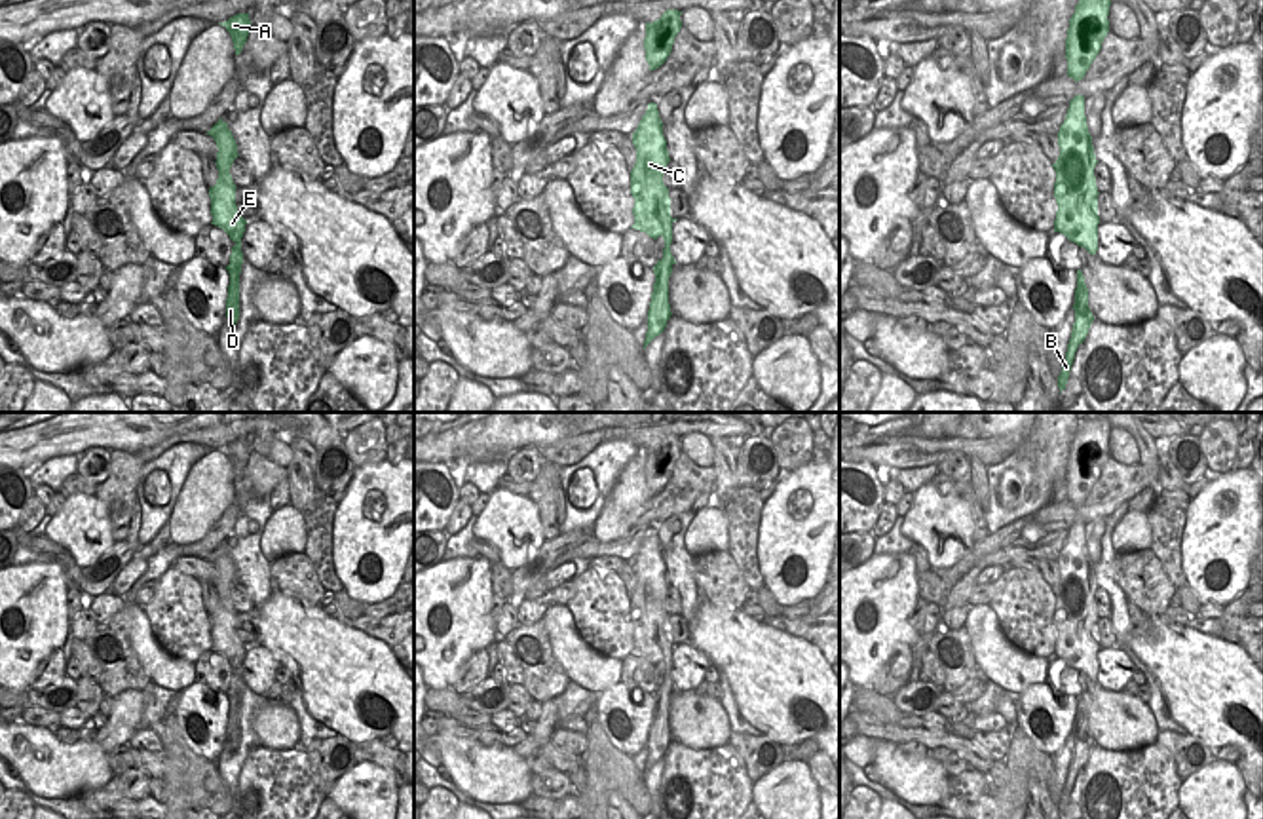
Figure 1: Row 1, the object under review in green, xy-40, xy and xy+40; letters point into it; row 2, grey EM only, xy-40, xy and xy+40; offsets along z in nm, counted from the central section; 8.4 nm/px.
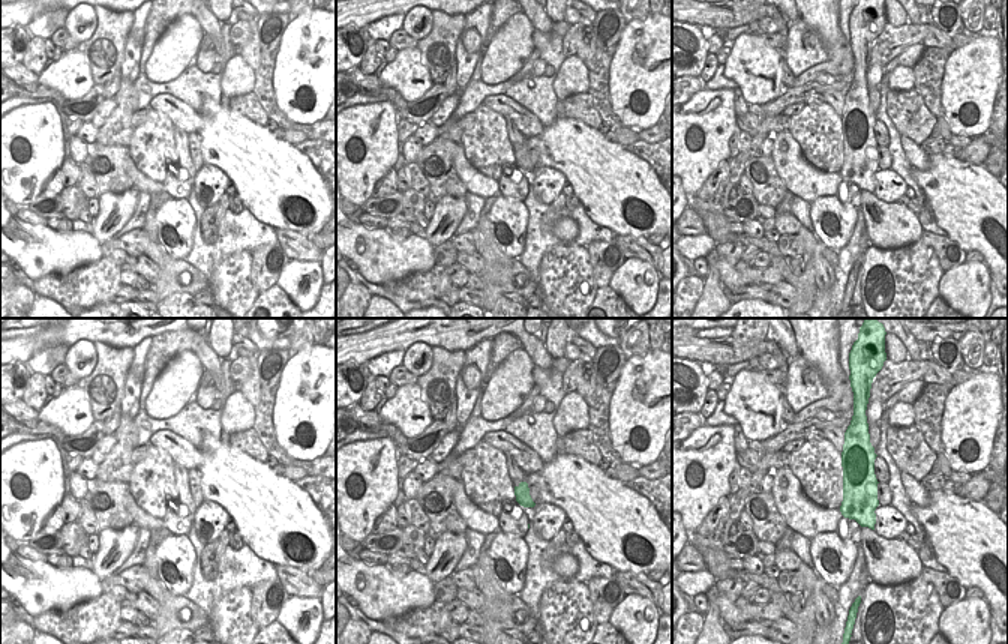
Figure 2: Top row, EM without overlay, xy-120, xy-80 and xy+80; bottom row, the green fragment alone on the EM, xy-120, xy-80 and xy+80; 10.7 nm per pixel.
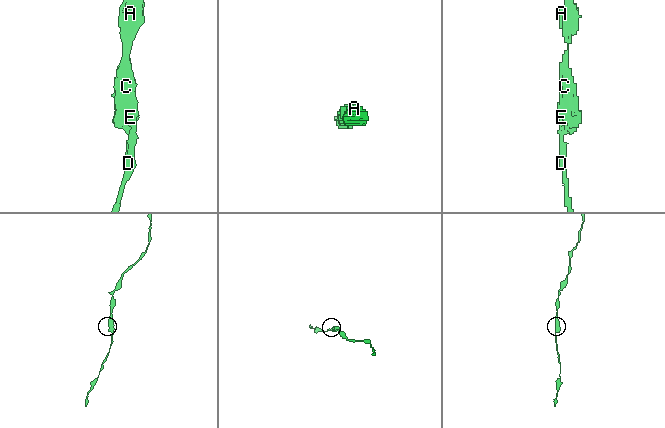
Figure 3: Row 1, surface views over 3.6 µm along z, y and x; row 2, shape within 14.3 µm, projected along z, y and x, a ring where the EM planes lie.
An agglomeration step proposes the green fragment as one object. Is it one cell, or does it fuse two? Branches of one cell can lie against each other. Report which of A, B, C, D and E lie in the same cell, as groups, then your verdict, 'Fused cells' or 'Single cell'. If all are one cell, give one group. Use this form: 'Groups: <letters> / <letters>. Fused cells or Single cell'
Groups: A B C D E. Single cell

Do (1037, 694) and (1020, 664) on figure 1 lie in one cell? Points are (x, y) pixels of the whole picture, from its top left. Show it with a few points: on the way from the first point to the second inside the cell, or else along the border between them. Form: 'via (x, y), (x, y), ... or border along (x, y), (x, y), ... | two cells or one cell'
border along (1045, 681), (1030, 685), (1020, 694) | two cells

